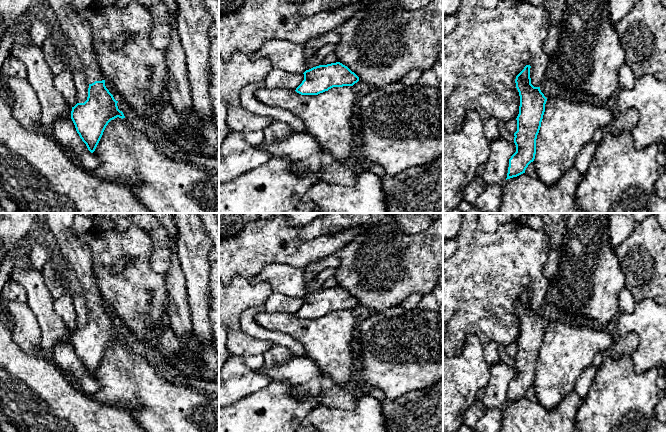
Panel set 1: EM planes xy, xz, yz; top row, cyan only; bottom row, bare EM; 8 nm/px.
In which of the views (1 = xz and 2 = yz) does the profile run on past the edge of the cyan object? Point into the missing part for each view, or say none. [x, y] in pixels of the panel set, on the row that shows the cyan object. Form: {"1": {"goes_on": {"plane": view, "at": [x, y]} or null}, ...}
{"1": {"goes_on": null}, "2": {"goes_on": null}}

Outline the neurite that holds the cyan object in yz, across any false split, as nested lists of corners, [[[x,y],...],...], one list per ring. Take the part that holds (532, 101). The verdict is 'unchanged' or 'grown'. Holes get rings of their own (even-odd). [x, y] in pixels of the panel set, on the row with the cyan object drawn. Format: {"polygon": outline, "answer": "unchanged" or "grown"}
{"polygon": [[[530,65],[516,76],[516,88],[520,96],[517,131],[514,133],[516,152],[509,159],[507,179],[525,173],[528,165],[534,161],[536,154],[536,139],[539,133],[547,98],[540,87],[531,84]]], "answer": "unchanged"}

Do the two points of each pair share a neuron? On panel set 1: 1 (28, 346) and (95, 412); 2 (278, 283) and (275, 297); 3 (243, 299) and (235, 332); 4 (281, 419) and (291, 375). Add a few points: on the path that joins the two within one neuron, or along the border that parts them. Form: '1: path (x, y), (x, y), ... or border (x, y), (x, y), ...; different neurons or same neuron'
1: border (14, 341), (25, 353), (34, 355); different neurons
2: border (273, 291), (299, 297); different neurons
3: path (235, 307), (234, 324); same neuron
4: border (272, 381), (286, 382), (296, 396), (308, 398); different neurons

